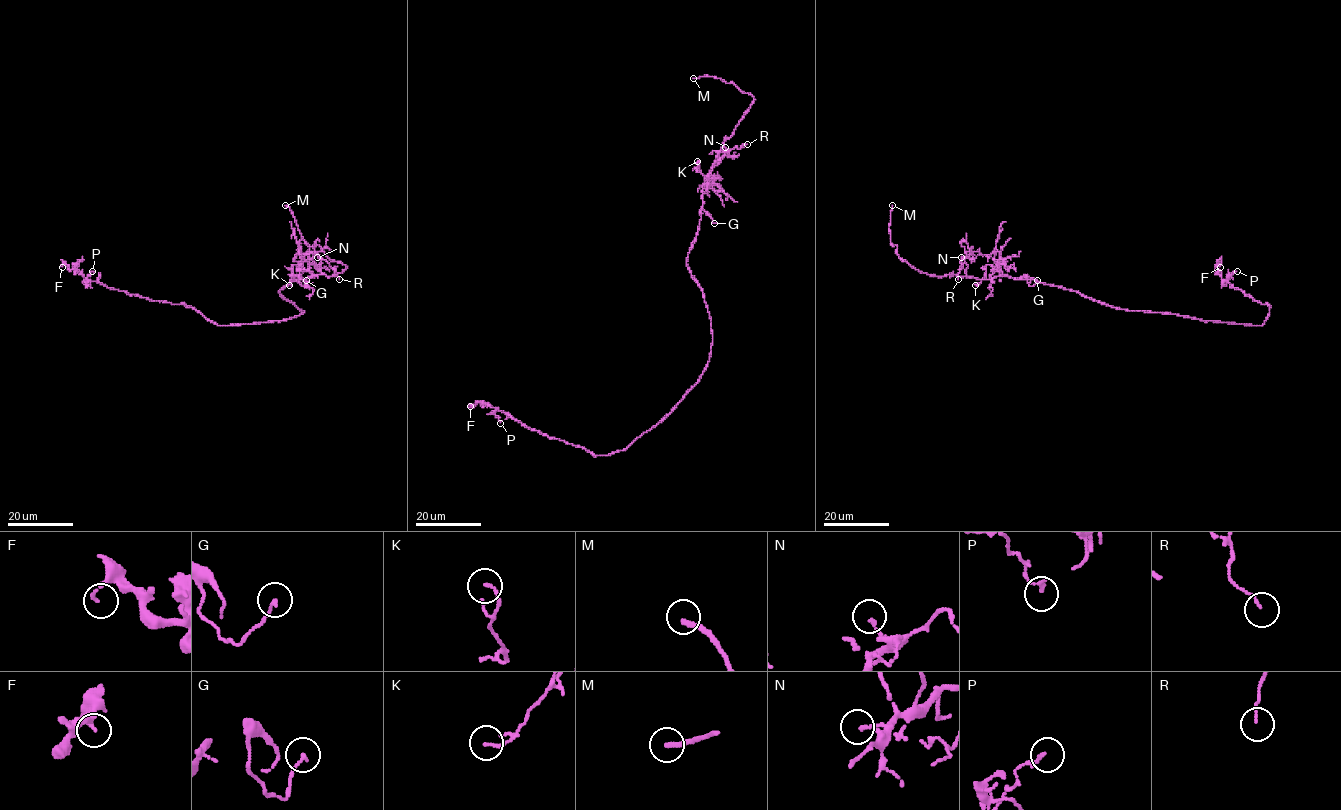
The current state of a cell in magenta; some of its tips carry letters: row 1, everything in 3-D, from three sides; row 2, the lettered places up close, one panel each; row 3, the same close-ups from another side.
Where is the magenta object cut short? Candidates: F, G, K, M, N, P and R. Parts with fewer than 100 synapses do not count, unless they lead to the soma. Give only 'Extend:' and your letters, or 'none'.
Extend: M

